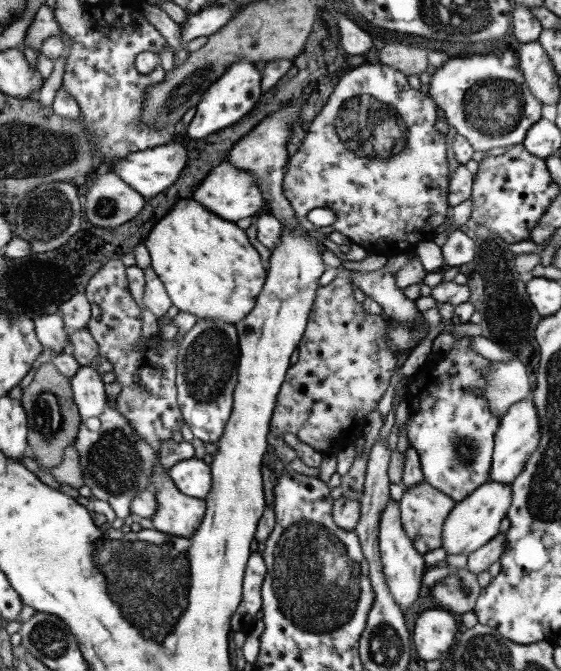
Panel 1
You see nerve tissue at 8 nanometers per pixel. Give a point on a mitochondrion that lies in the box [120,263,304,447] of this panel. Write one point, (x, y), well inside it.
(207, 367)

